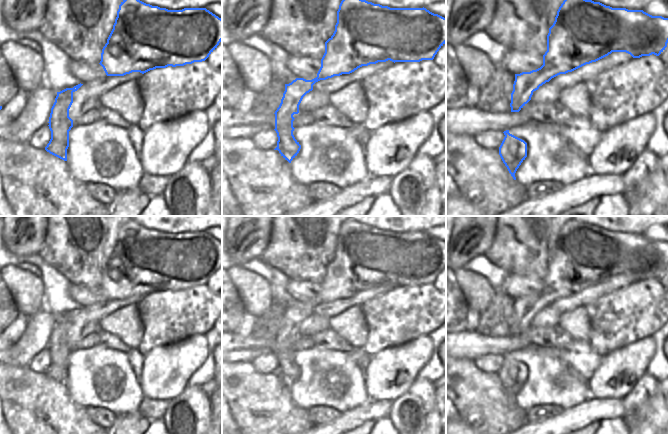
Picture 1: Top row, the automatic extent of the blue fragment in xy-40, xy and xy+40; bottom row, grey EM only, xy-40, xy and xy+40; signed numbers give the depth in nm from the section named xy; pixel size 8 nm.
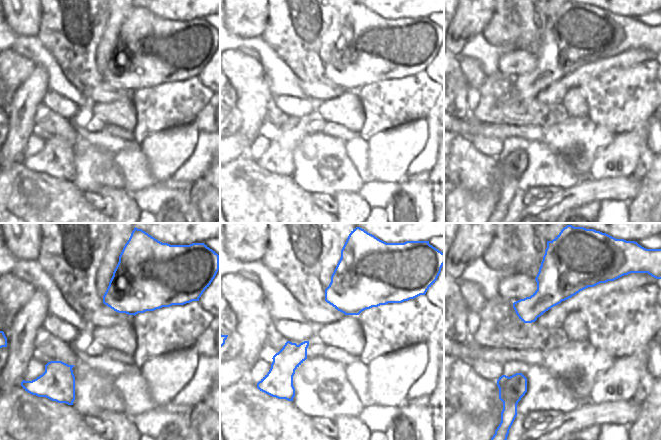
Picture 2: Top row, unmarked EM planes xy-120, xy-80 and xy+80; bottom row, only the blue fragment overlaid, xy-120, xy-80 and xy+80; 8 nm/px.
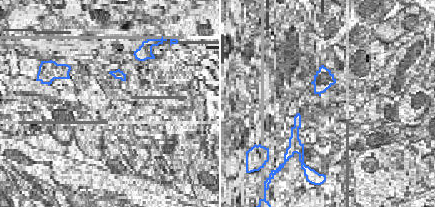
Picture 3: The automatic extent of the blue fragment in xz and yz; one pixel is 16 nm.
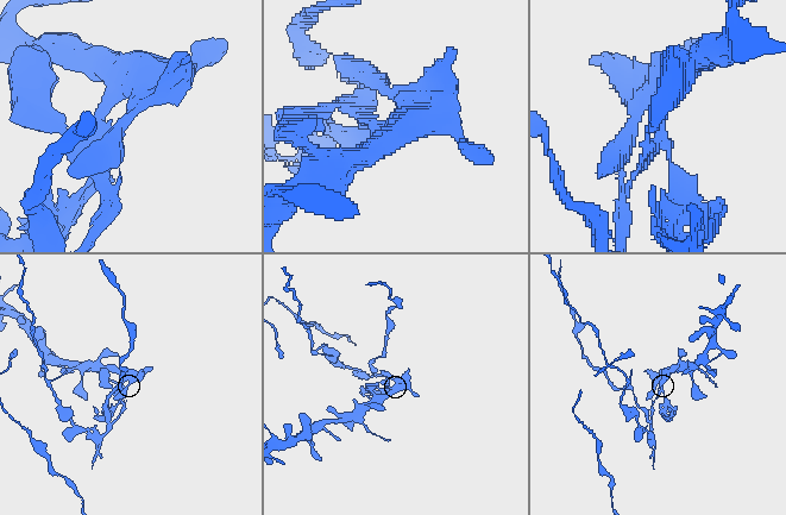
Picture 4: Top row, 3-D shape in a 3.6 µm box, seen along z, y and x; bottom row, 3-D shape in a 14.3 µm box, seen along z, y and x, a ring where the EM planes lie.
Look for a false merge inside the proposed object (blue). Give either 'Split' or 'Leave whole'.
Split.

